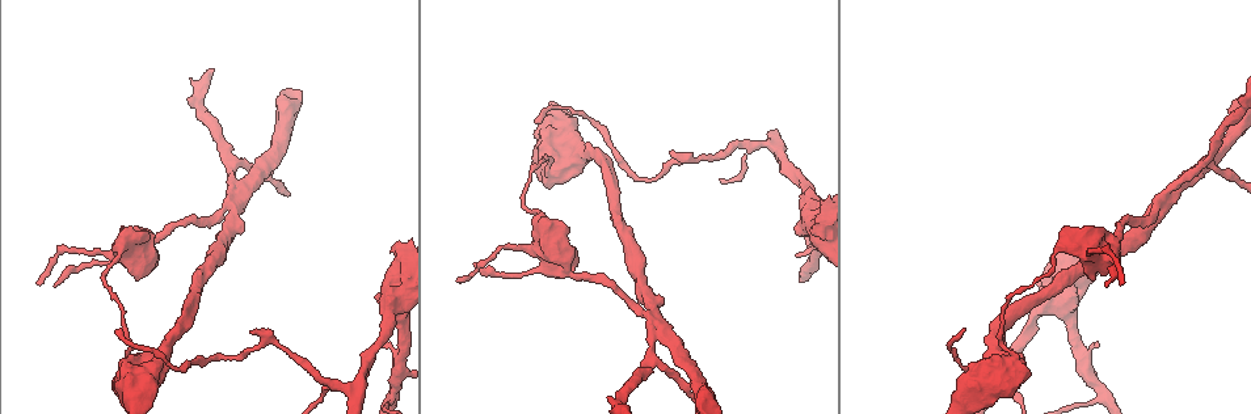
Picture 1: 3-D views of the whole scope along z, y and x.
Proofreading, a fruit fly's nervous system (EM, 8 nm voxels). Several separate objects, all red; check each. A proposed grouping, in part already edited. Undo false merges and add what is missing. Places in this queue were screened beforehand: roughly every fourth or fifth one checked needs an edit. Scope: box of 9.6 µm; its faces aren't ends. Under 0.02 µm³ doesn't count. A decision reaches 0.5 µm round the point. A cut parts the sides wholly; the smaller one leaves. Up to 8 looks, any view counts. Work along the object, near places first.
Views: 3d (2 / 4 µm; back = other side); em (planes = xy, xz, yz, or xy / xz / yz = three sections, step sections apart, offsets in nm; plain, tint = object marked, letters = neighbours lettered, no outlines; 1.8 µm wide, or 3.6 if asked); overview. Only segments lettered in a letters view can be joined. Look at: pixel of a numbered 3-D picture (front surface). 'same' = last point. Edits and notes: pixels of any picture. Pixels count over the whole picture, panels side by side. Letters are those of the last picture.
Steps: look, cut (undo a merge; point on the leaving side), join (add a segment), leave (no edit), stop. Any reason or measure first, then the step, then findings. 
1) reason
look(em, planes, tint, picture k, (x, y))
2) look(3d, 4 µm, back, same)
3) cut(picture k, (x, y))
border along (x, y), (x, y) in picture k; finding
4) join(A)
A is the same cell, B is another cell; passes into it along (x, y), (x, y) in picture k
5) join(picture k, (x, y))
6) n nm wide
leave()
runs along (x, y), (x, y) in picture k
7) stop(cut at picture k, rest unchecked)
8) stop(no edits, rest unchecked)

calibre changes
look(3d, 4 µm, picture 1, (116, 254))

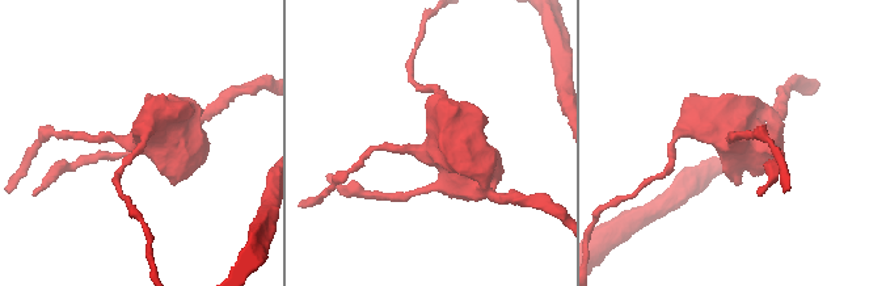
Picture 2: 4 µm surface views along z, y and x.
look(em, planes, tint, picture 2, (734, 143))

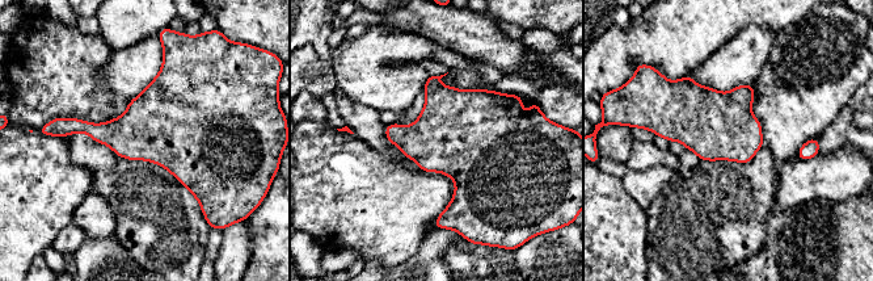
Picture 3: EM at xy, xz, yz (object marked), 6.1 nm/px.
what lies round it
look(em, planes, letters, same)

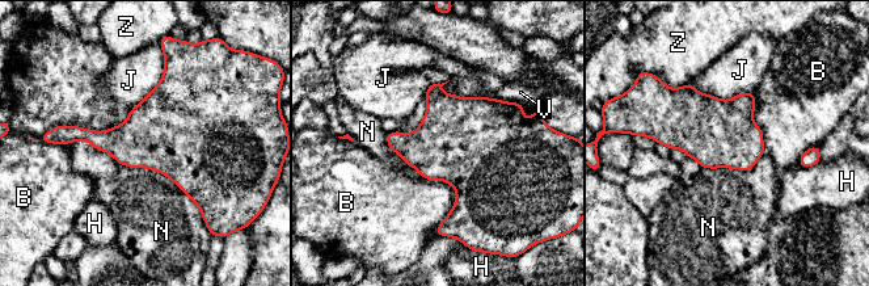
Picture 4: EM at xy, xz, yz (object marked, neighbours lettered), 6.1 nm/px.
N touches over 950 nm
leave()
B, H, J, N, V and Z are other cells; border along (68, 143), (164, 173), (203, 217) in picture 4; continuous, no second cell

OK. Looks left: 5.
abrupt turn
look(3d, 2 µm, back, picture 1, (273, 338))

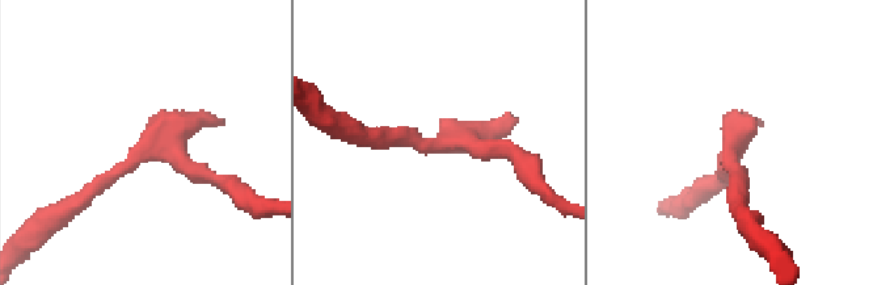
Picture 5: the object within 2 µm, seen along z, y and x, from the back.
shape alone is not enough
look(em, planes, letters, picture 5, (444, 143))

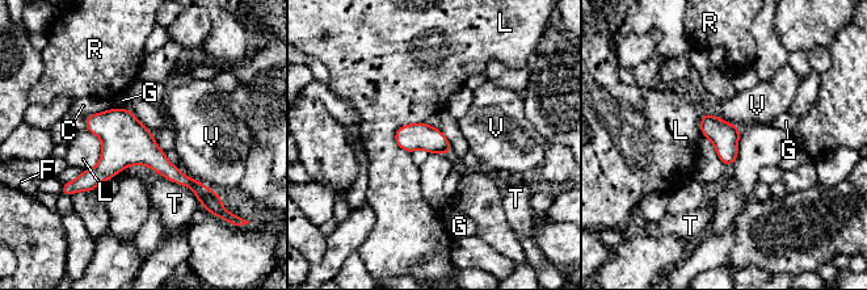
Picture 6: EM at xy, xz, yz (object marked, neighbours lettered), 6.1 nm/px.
160 nm wide
leave()
C, F, G, L, R, T and V are other cells; runs along (74, 184), (152, 156), (203, 189) in picture 6; one cell here

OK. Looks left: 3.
abrupt turn
look(em, planes, letters, picture 1, (230, 216))

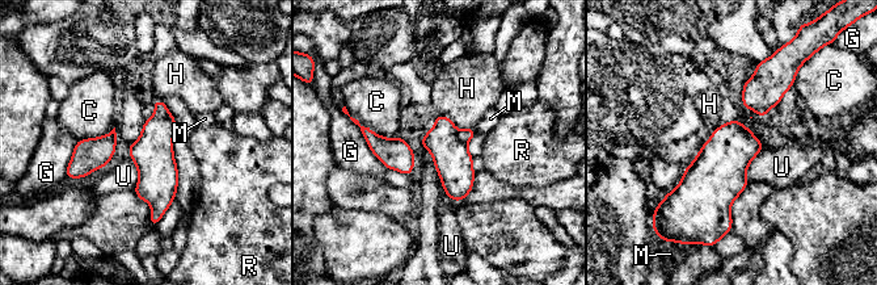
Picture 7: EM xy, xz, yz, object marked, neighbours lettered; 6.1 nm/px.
cut(picture 7, (160, 108))
C, G, H, M, R and U are other cells; border along (169, 113), (164, 117), (154, 116) in picture 7; a second cell is stuck on

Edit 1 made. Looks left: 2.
stop(cut at picture 7, rest unchecked)

